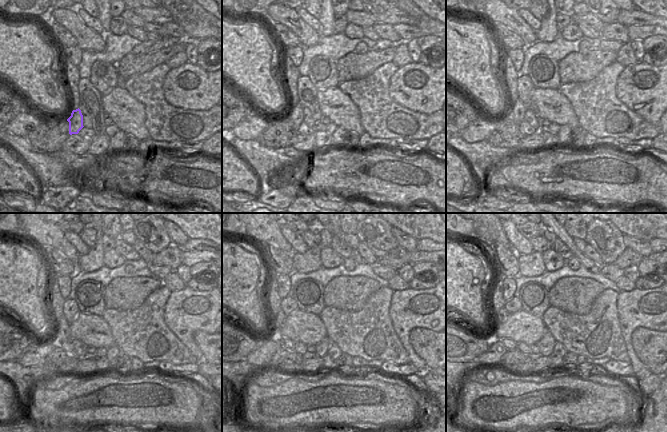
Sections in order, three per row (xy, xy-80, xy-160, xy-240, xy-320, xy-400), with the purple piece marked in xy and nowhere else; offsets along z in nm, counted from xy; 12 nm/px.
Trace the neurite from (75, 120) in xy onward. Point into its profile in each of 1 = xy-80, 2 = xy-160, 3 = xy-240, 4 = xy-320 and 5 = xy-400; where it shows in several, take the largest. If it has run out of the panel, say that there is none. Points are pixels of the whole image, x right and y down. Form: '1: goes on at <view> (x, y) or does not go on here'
1: goes on at xy-80 (296, 116)
2: goes on at xy-160 (518, 108)
3: goes on at xy-240 (62, 326)
4: goes on at xy-320 (278, 320)
5: goes on at xy-400 (501, 315)

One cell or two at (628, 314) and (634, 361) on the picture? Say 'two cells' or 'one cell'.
one cell

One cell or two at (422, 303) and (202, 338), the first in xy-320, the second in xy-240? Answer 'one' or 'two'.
two

